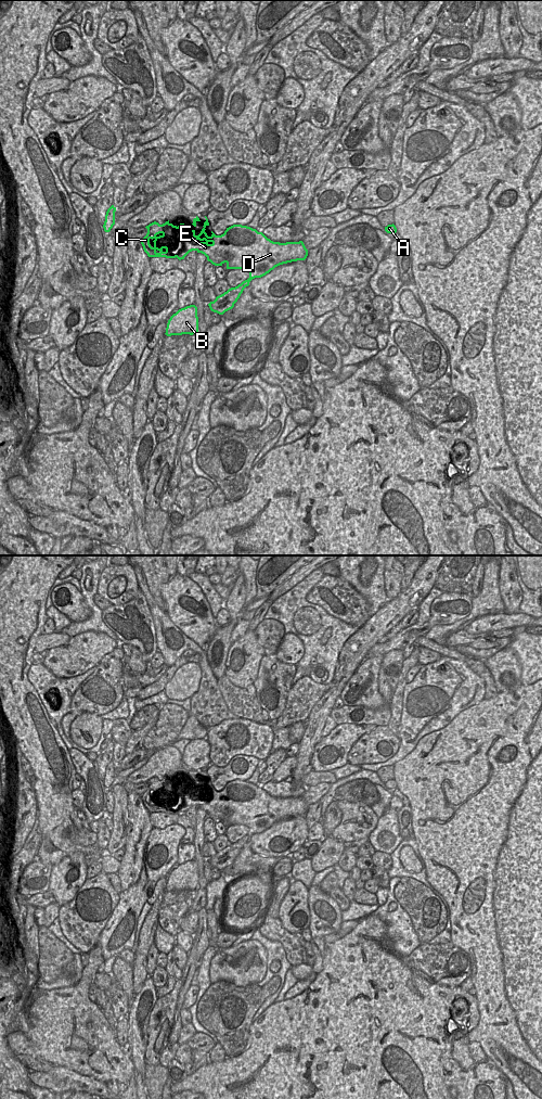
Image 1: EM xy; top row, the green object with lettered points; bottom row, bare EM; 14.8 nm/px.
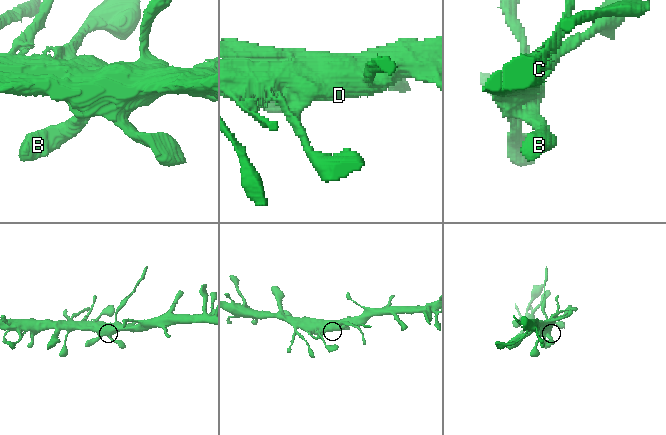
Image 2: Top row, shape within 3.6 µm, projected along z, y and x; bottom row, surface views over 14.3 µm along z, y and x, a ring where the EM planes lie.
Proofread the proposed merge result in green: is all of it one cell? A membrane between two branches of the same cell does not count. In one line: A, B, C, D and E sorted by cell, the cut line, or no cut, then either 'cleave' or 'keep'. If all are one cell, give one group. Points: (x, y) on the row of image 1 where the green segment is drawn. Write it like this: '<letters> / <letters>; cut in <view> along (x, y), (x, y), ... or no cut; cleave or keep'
A B C D E; no cut; keep

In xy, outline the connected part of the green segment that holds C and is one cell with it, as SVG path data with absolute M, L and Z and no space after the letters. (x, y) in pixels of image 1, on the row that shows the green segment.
M206 216L205 218L204 228L198 235L195 234L195 230L192 230L189 225L180 223L177 227L170 223L169 220L163 225L154 221L145 227L147 233L141 240L141 244L149 257L177 257L181 260L184 259L190 252L196 251L197 253L204 254L207 260L215 266L222 266L225 263L227 269L244 269L248 271L249 278L247 280L235 287L229 289L223 294L217 296L214 302L208 304L210 310L219 315L223 315L234 307L234 304L240 298L244 289L249 285L253 279L266 276L280 265L305 260L308 256L308 250L302 241L286 243L273 242L262 232L258 232L256 229L242 225L233 225L227 228L221 235L216 235L211 231L212 234L208 237L205 232L205 228L209 226L209 222Z

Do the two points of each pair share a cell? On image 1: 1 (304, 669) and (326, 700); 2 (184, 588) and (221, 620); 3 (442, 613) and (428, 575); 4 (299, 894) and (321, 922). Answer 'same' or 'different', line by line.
1: different
2: different
3: different
4: different

